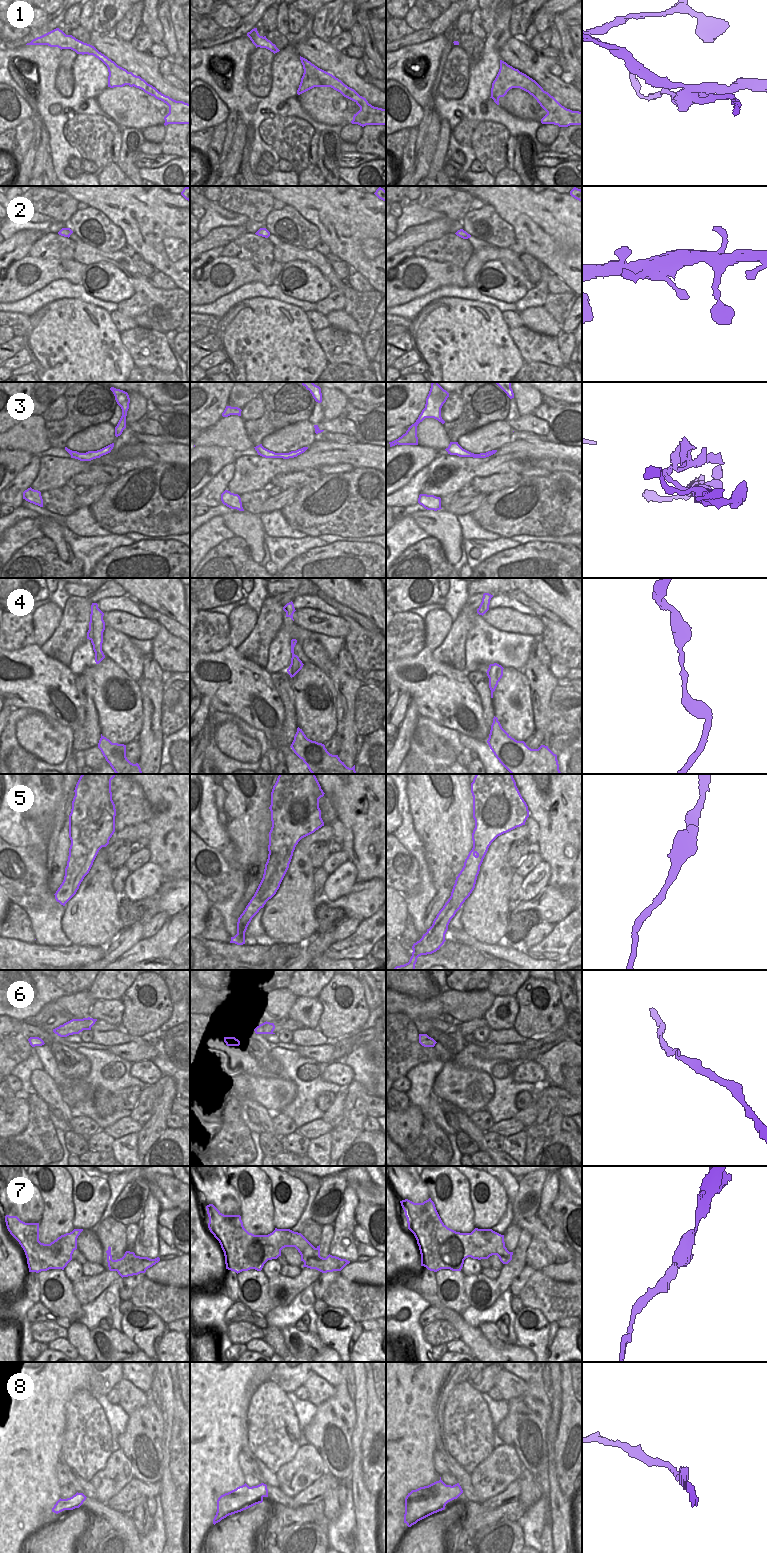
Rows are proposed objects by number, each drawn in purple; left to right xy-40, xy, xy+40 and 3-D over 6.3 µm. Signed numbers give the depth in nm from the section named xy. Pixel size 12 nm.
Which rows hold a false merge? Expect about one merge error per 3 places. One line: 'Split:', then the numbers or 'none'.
Split: 1, 7

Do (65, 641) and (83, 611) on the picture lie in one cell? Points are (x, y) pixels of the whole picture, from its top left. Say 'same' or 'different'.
same

